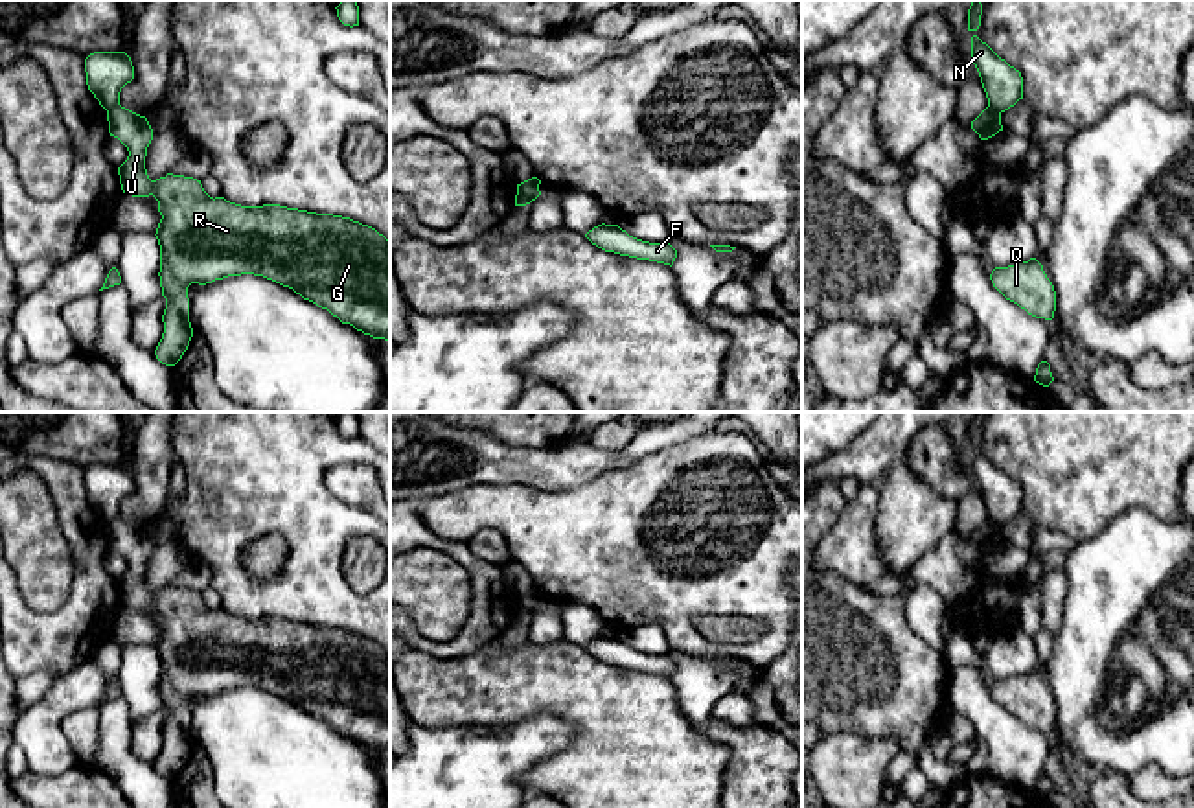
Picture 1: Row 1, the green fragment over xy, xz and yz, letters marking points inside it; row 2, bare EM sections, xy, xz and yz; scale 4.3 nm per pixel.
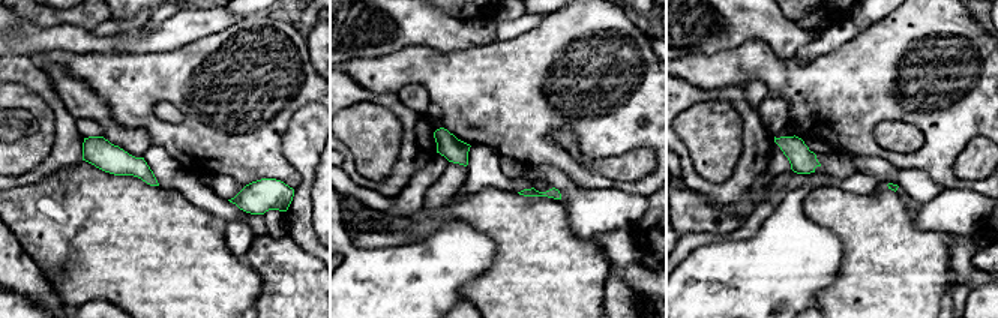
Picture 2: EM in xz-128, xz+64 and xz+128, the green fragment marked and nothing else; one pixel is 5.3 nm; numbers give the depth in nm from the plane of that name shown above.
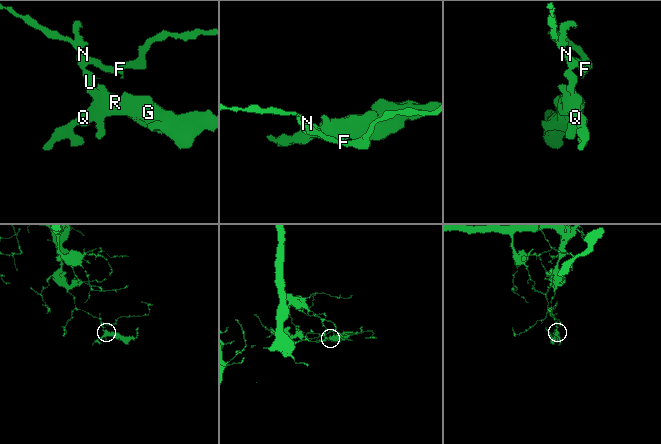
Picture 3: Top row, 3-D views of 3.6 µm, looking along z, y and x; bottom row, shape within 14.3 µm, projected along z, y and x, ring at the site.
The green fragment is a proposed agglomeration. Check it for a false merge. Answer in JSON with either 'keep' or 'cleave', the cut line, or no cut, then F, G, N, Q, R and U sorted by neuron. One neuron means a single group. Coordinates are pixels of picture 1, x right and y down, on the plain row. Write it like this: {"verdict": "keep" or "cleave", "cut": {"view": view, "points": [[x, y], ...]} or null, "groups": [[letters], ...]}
{"verdict": "cleave", "cut": {"view": "xy", "points": [[118, 516], [107, 523]]}, "groups": [["F", "N"], ["G", "Q", "R", "U"]]}

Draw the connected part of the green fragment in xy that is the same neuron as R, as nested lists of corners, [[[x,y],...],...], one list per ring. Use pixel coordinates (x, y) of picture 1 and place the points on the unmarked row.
[[[121,517],[107,523],[109,545],[129,563],[118,580],[125,607],[158,613],[162,628],[156,652],[160,657],[160,699],[166,710],[164,745],[156,771],[175,779],[189,758],[188,699],[206,698],[228,688],[254,687],[293,701],[304,712],[327,721],[342,736],[373,751],[390,753],[390,653],[375,641],[333,626],[316,626],[280,617],[241,618],[224,609],[210,609],[201,593],[167,585],[151,593],[145,582],[153,541],[145,528]]]

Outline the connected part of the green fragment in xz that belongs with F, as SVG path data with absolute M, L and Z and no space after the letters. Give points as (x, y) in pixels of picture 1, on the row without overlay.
M598 637L585 650L605 664L673 677L677 663L666 655L649 655L629 648L618 637Z

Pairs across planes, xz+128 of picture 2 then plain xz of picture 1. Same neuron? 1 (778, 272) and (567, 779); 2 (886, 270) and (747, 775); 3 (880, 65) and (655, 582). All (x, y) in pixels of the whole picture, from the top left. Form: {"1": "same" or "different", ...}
{"1": "different", "2": "different", "3": "same"}

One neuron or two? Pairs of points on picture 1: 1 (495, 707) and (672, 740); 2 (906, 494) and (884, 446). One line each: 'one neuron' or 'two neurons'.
1: one neuron
2: two neurons

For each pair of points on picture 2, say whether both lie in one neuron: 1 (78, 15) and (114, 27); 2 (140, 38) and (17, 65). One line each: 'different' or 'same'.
1: different
2: different

